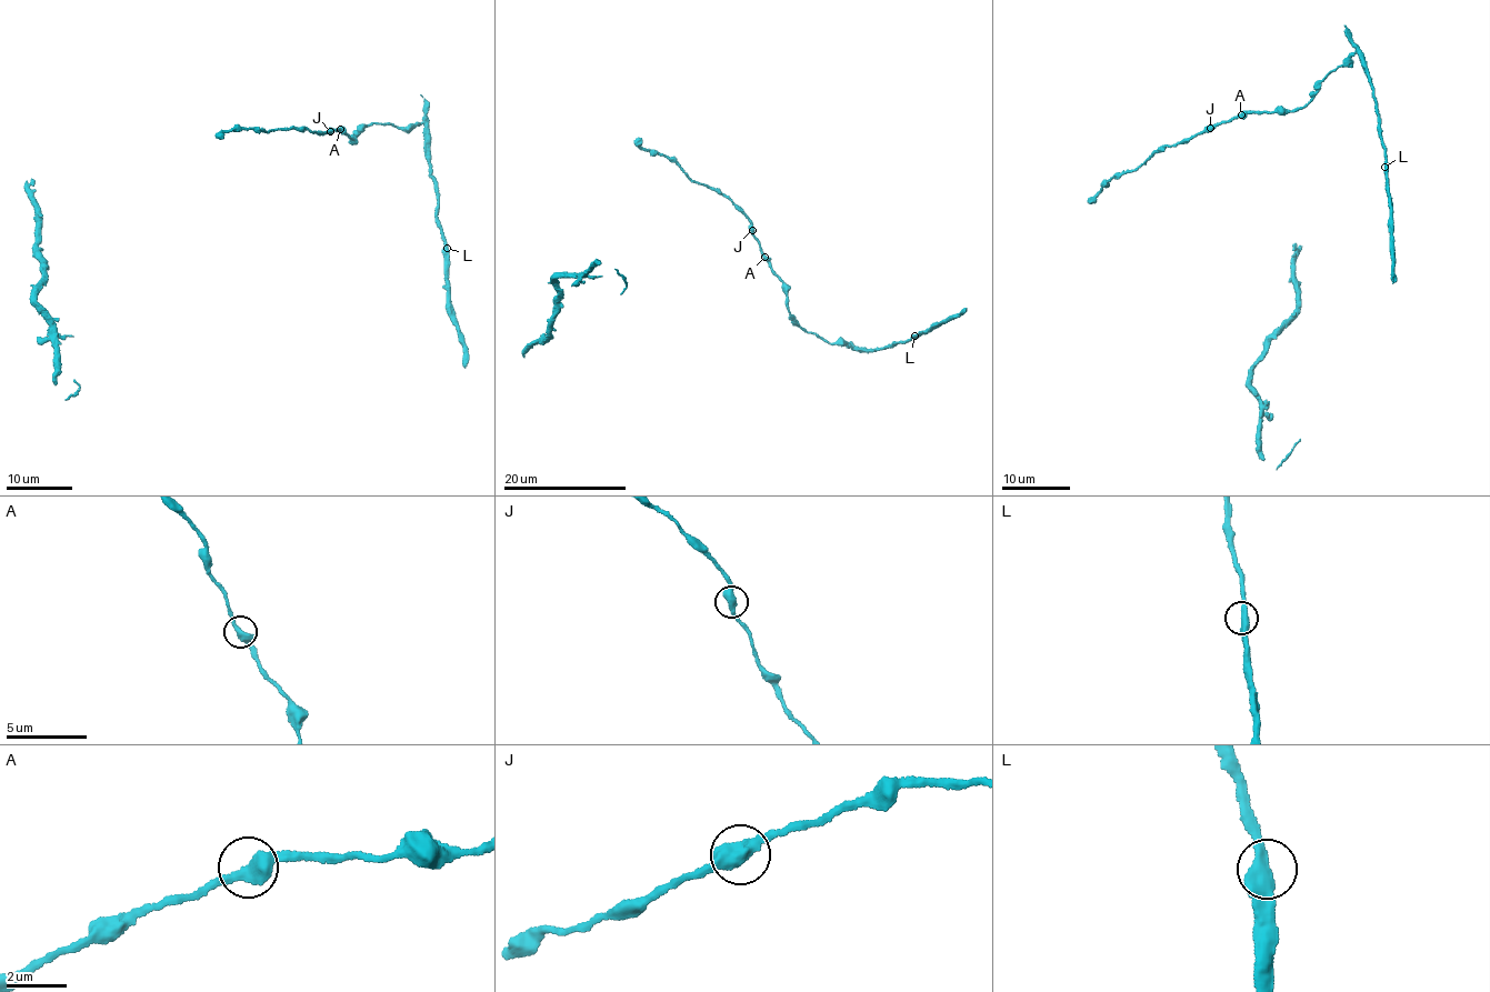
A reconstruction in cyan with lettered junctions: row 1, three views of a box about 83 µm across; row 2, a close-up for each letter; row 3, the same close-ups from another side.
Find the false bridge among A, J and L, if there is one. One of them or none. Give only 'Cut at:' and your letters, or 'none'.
Cut at: none

